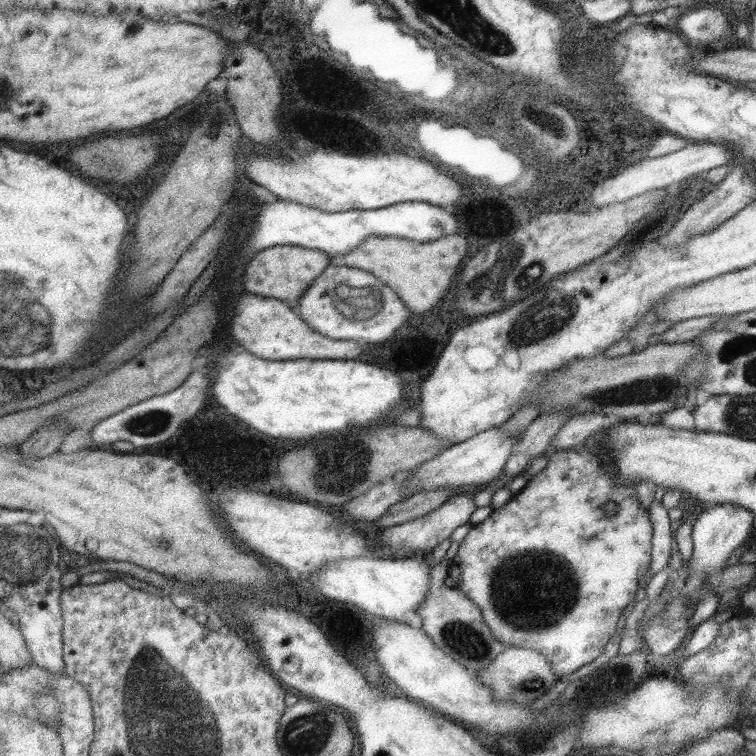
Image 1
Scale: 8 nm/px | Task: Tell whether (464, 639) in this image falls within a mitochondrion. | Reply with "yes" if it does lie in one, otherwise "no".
yes

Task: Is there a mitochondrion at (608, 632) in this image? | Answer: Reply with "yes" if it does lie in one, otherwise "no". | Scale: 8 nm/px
no

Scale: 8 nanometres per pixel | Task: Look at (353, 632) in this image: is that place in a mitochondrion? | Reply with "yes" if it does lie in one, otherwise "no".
no

